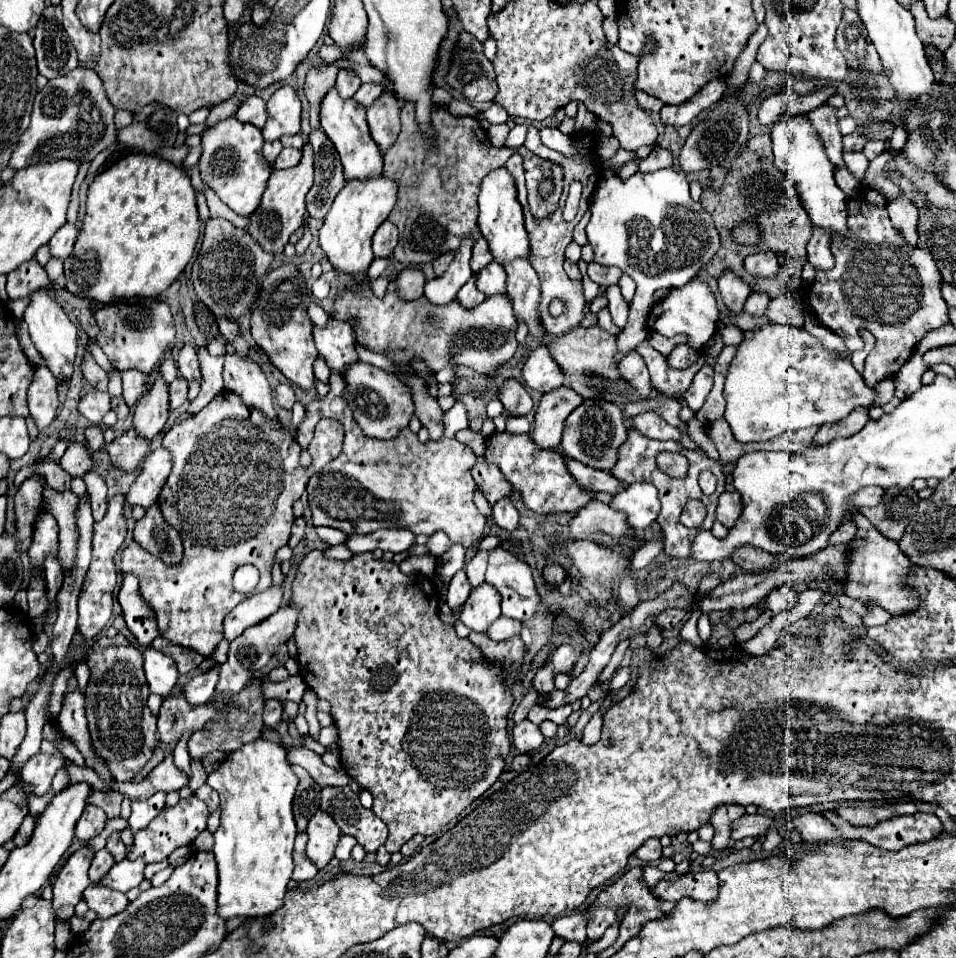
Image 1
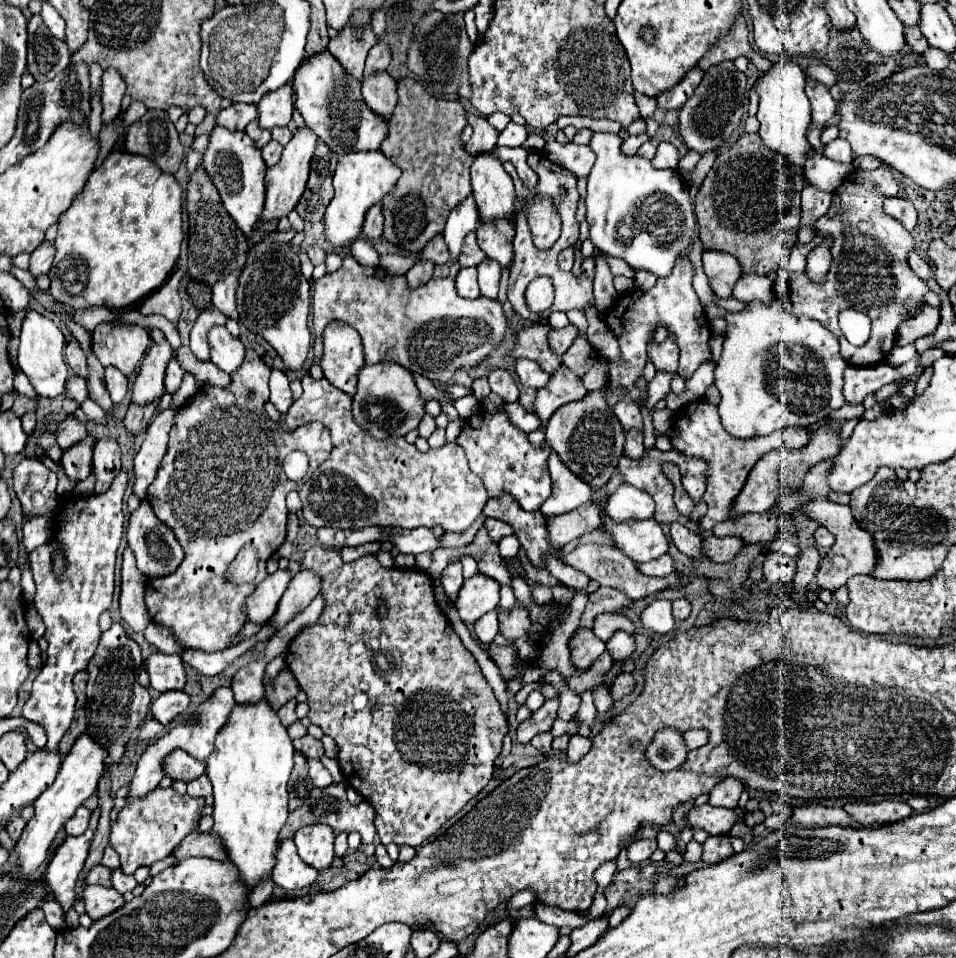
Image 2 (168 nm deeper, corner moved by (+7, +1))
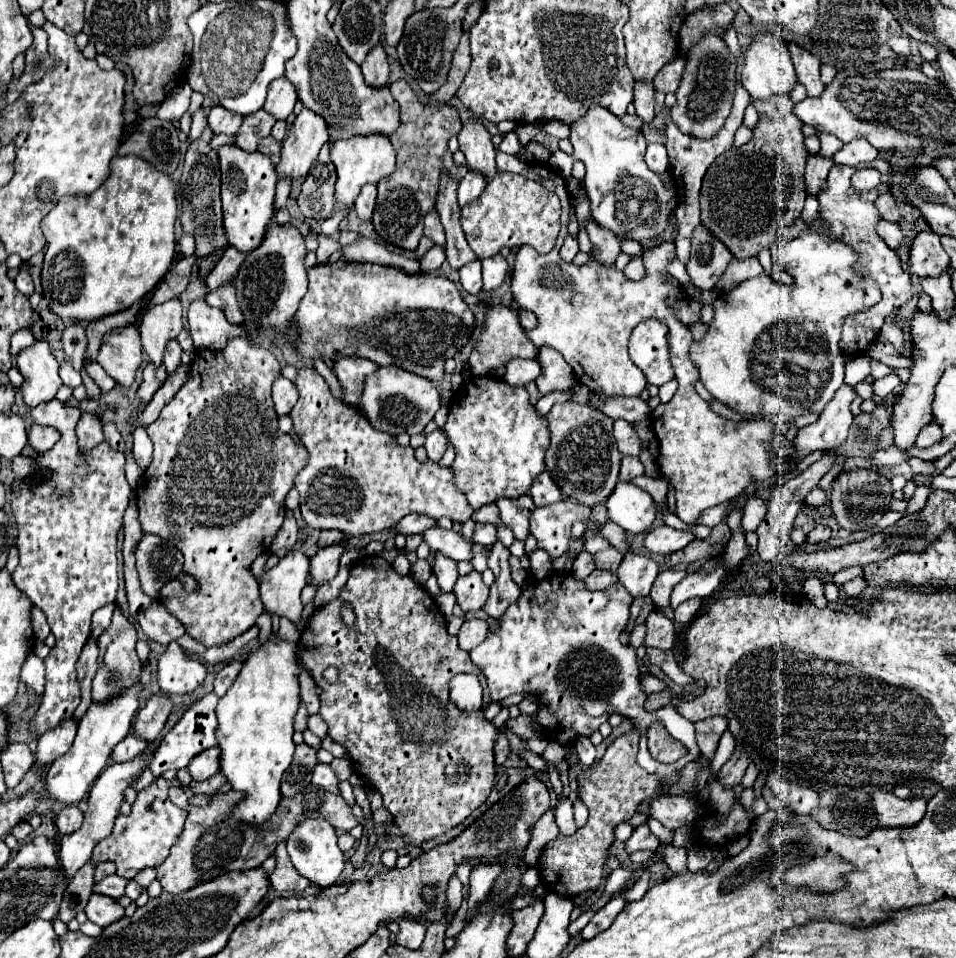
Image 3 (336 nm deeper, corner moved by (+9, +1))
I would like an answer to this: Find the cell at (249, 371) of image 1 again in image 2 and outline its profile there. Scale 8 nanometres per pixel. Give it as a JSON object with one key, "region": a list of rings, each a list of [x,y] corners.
{"region":[[[224,326],[210,328],[208,344],[210,344],[210,360],[216,366],[220,366],[226,374],[234,374],[234,370],[238,370],[238,366],[242,366],[246,348],[240,342],[240,338],[230,336]]]}

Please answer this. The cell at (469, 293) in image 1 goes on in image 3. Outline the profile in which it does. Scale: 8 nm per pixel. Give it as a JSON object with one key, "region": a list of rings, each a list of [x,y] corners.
{"region":[[[478,258],[460,268],[460,284],[468,294],[478,294],[482,290],[482,266]]]}

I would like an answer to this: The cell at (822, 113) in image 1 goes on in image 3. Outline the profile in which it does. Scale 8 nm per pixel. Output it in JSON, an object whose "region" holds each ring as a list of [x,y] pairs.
{"region":[[[788,44],[788,48],[792,54],[798,82],[802,82],[806,86],[808,96],[812,96],[812,98],[820,96],[824,90],[824,84],[820,80],[820,60],[812,52],[808,52],[796,44]]]}

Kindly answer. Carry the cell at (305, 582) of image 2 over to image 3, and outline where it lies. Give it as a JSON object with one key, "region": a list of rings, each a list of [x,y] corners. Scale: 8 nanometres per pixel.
{"region":[[[344,536],[344,538],[340,538],[340,542],[334,542],[332,546],[318,550],[318,554],[310,558],[310,574],[314,578],[314,582],[312,582],[314,586],[322,586],[326,580],[336,576],[338,564],[340,564],[340,558],[342,558],[346,546],[348,546],[348,538]]]}

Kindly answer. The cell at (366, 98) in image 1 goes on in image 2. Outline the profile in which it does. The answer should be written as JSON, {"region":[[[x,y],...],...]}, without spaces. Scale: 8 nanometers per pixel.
{"region":[[[378,42],[378,44],[370,50],[370,54],[368,54],[368,60],[366,60],[366,68],[364,68],[364,78],[362,78],[362,82],[364,82],[366,78],[370,78],[372,74],[386,70],[386,68],[388,68],[388,64],[390,64],[390,48],[388,48],[388,44]]]}

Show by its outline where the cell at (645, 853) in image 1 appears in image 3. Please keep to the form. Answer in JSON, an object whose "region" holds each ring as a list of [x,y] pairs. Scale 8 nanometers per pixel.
{"region":[[[648,824],[636,826],[634,832],[632,832],[632,836],[626,840],[626,852],[628,852],[628,854],[632,854],[632,852],[636,852],[636,850],[652,850],[652,852],[654,852],[658,846],[660,846],[660,842],[658,842],[658,838],[650,832]]]}

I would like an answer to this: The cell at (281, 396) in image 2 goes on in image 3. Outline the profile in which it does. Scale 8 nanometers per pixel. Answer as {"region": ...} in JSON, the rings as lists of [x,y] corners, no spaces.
{"region":[[[280,376],[274,386],[272,386],[272,400],[274,400],[274,408],[276,408],[276,414],[278,416],[284,416],[284,414],[290,414],[290,410],[294,408],[296,404],[296,398],[298,398],[298,390],[294,386],[294,382],[286,380],[284,376]]]}

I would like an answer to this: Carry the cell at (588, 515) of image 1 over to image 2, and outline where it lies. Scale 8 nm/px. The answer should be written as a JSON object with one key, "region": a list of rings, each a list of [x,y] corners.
{"region":[[[602,514],[600,530],[610,538],[612,546],[622,550],[634,562],[650,562],[668,550],[668,540],[654,518],[612,522],[610,516]]]}

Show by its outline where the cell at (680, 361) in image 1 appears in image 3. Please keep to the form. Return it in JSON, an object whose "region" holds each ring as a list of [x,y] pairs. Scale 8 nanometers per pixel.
{"region":[[[646,320],[634,328],[628,344],[630,360],[644,372],[648,384],[654,386],[662,386],[672,380],[666,334],[668,330],[662,322]]]}

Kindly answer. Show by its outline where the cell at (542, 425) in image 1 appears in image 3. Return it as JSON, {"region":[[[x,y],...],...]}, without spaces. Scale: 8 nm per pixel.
{"region":[[[540,346],[536,360],[542,366],[542,372],[536,378],[540,394],[548,394],[554,390],[568,390],[576,384],[572,366],[568,366],[568,362],[562,358],[558,350],[552,350],[550,346]]]}

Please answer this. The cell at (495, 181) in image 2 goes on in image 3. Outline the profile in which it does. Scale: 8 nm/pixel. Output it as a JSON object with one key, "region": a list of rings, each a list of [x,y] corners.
{"region":[[[470,116],[466,122],[462,122],[462,128],[458,132],[460,150],[466,156],[468,168],[482,172],[488,180],[496,174],[496,148],[492,144],[490,132],[484,128],[480,118]]]}

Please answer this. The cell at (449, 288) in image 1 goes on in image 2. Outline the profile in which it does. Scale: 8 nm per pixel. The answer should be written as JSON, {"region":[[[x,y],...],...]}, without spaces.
{"region":[[[470,196],[450,212],[444,228],[444,240],[450,250],[450,262],[458,262],[464,238],[472,230],[476,230],[476,226],[478,226],[478,208],[474,204],[474,198]]]}

